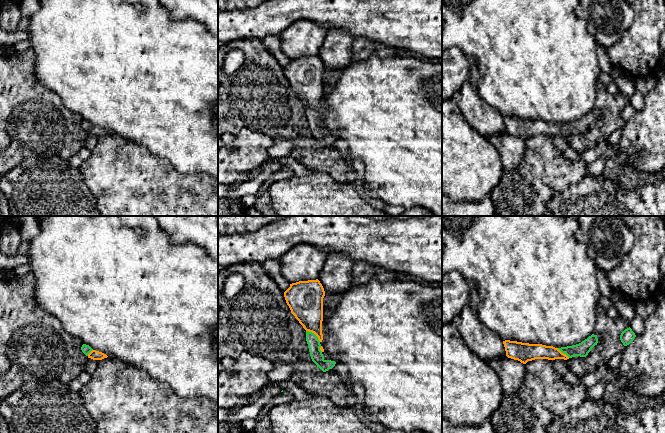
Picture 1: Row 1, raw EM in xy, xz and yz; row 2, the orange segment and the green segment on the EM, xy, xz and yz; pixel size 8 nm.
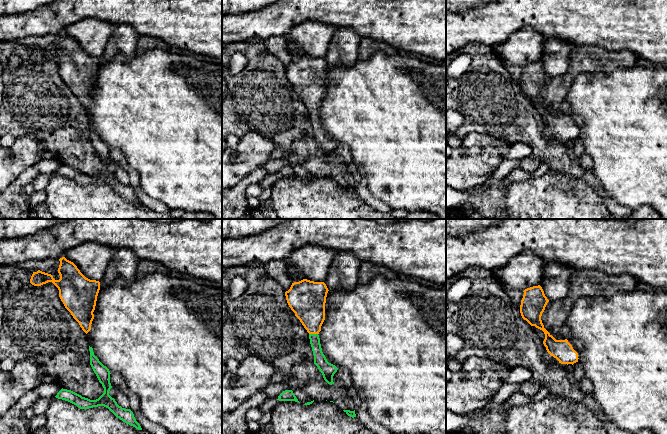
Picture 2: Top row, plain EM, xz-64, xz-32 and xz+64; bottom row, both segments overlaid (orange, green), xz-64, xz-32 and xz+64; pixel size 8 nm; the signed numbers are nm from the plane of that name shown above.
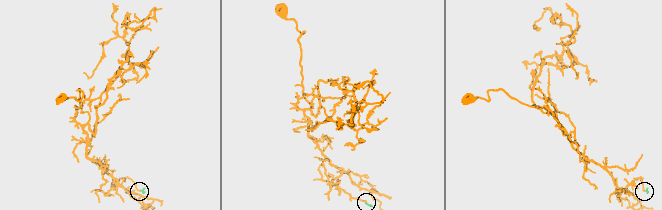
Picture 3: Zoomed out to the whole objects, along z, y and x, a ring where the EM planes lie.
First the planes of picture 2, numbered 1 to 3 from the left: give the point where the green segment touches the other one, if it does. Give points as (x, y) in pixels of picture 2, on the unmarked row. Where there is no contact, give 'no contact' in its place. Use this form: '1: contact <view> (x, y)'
1: no contact
2: contact xz-32 (313, 109)
3: no contact

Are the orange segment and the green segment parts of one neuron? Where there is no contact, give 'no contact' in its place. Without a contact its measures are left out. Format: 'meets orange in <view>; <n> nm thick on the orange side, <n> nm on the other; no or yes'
meets orange in xz; 280 nm thick on the orange side, 100 nm on the other; yes

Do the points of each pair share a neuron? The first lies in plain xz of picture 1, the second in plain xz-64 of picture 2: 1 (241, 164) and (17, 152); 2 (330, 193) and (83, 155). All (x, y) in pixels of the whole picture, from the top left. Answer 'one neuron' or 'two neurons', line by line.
1: one neuron
2: two neurons

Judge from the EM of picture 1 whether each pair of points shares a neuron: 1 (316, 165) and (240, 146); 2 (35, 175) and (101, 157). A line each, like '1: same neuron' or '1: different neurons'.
1: different neurons
2: different neurons

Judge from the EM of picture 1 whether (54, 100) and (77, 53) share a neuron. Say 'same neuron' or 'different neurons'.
different neurons

